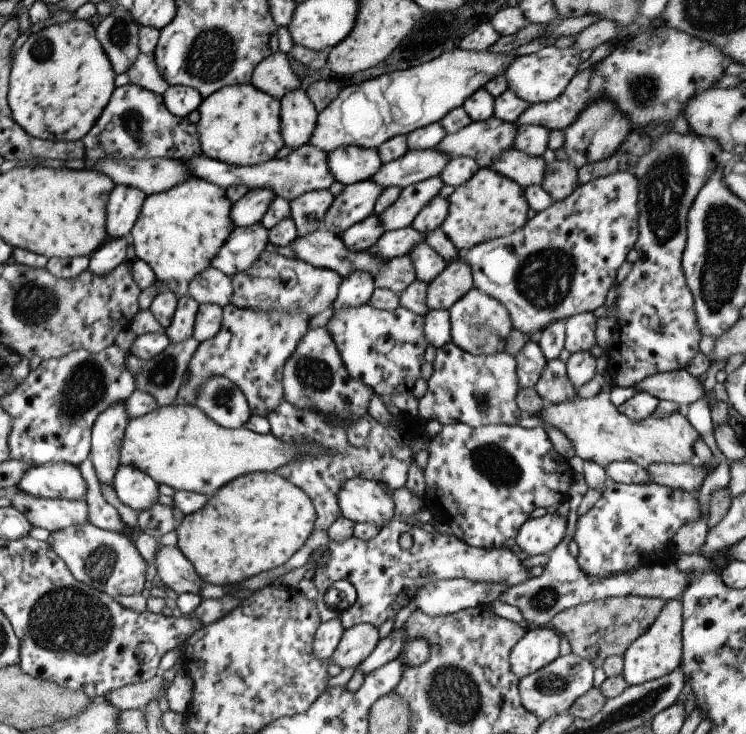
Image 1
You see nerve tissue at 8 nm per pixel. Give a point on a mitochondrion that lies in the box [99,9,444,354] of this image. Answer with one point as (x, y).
(212, 55)

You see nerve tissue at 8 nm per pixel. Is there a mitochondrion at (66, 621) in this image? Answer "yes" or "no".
yes

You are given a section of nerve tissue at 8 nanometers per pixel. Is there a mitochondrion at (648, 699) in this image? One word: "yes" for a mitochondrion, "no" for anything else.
yes

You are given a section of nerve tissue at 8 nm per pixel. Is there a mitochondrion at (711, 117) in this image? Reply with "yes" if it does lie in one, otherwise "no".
no

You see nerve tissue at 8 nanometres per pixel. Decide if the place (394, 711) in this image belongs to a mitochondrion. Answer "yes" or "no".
yes

